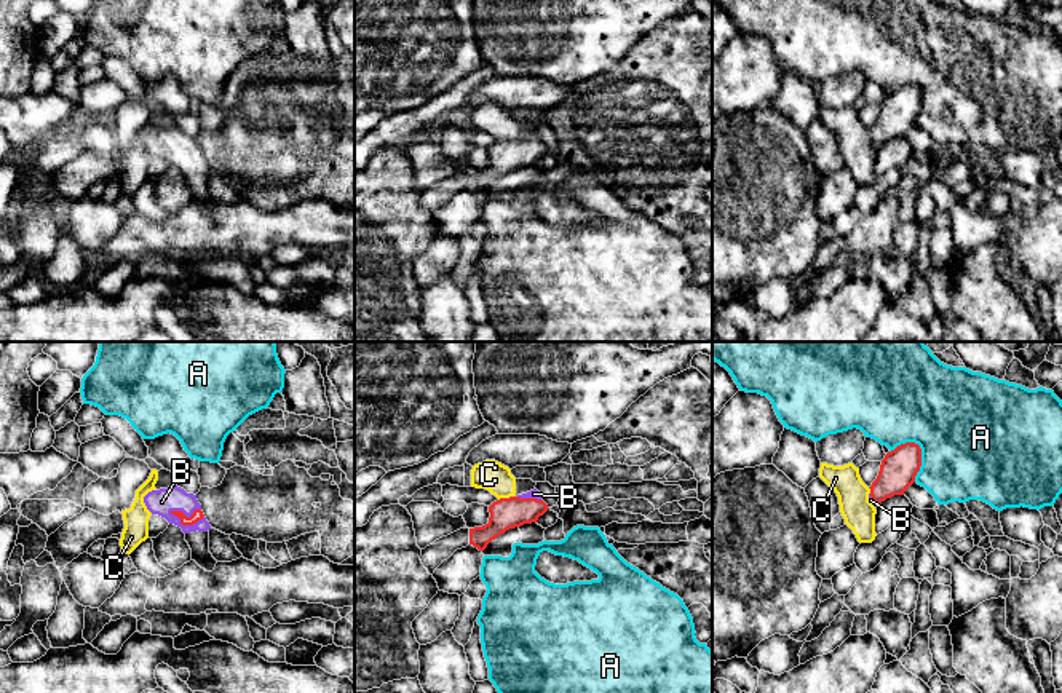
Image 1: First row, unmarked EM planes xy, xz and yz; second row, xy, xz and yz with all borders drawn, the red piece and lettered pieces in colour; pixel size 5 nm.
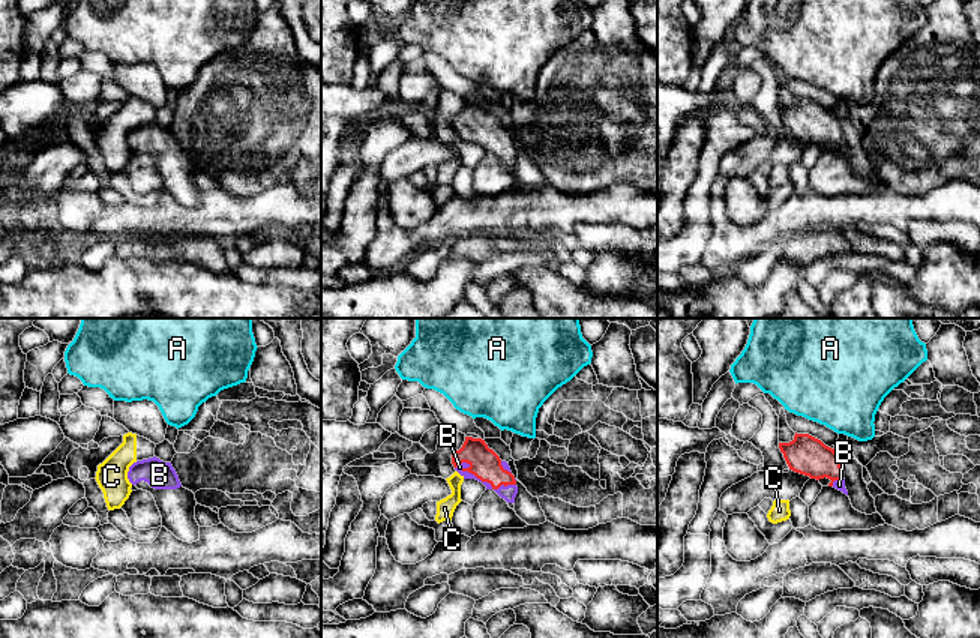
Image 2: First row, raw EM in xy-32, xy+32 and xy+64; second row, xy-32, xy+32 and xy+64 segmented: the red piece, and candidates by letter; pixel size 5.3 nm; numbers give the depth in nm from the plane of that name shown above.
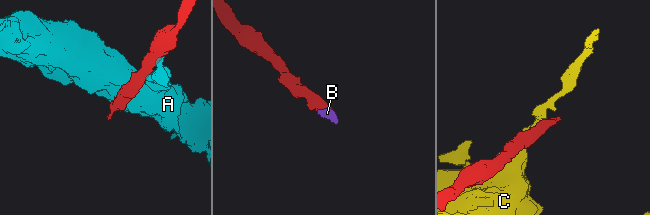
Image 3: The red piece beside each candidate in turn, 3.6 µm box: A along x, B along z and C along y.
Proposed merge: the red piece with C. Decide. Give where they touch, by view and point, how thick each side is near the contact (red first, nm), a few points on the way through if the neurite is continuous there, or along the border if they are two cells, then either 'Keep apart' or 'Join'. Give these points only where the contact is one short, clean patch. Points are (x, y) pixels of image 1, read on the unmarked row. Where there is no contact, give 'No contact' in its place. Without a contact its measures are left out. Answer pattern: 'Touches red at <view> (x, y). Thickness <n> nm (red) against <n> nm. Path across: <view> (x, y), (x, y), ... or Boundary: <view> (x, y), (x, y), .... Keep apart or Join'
Touches red at xz (503, 141). Thickness 160 nm (red) against 150 nm. Boundary: xz (508, 139), (499, 142). Keep apart

